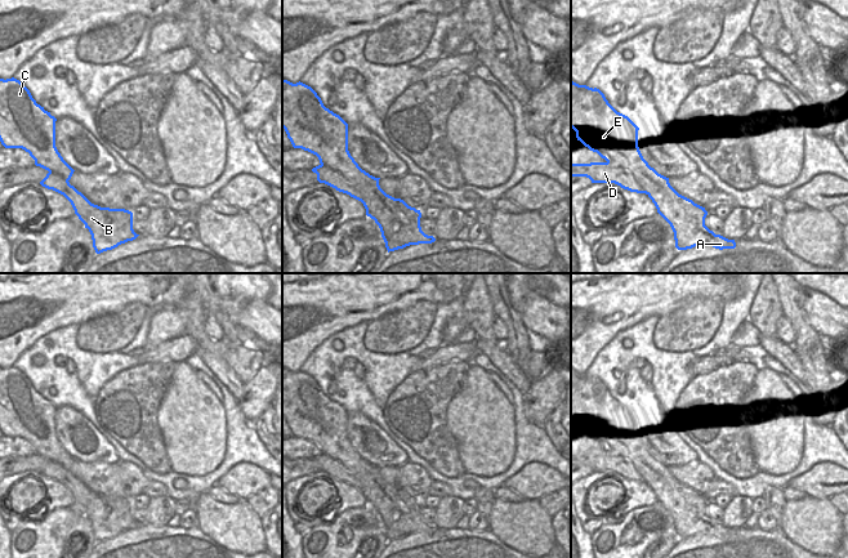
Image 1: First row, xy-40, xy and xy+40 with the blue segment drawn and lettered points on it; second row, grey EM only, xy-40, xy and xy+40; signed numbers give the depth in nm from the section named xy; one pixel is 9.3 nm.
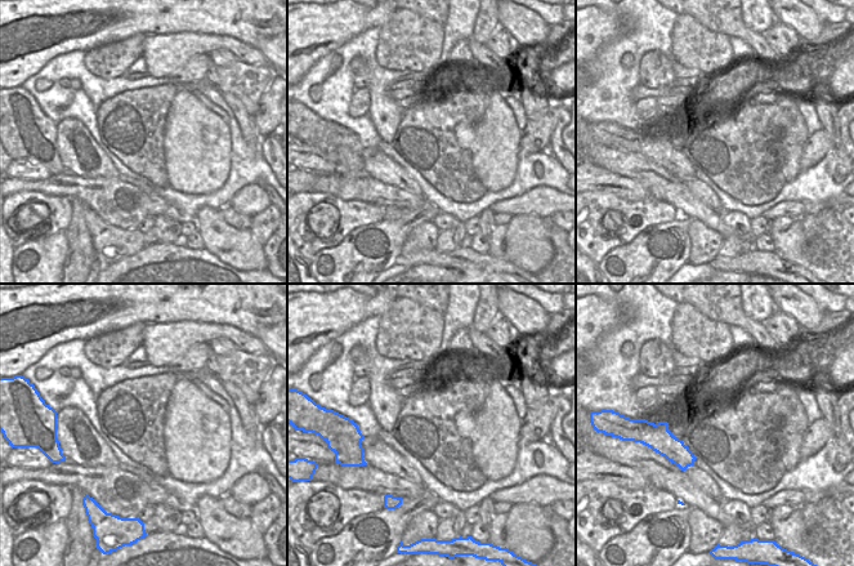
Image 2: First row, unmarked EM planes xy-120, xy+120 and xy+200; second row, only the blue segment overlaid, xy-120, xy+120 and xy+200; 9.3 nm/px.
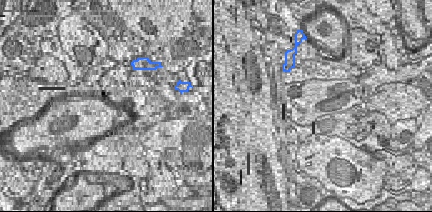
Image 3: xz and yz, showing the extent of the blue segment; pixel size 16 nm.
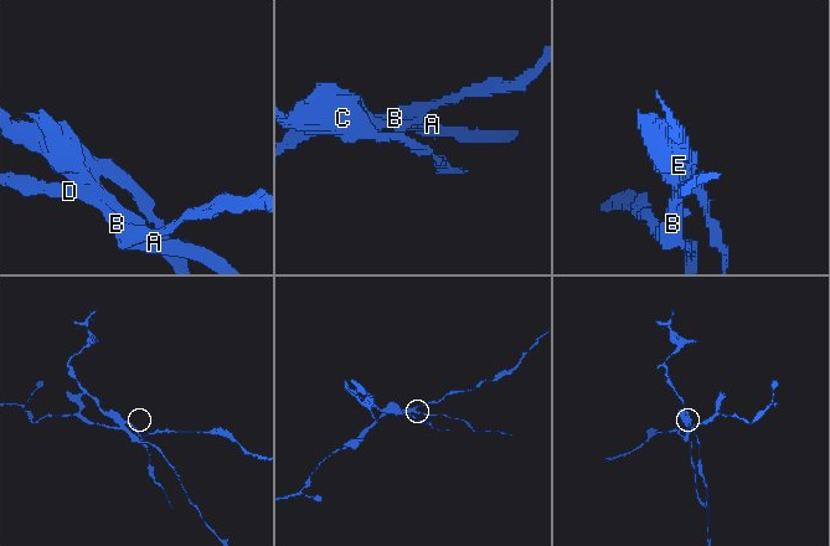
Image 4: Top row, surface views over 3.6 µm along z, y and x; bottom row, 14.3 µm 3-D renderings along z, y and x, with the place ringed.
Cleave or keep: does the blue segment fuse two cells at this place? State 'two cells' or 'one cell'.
two cells

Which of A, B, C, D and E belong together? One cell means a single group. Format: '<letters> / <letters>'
A B C E / D

